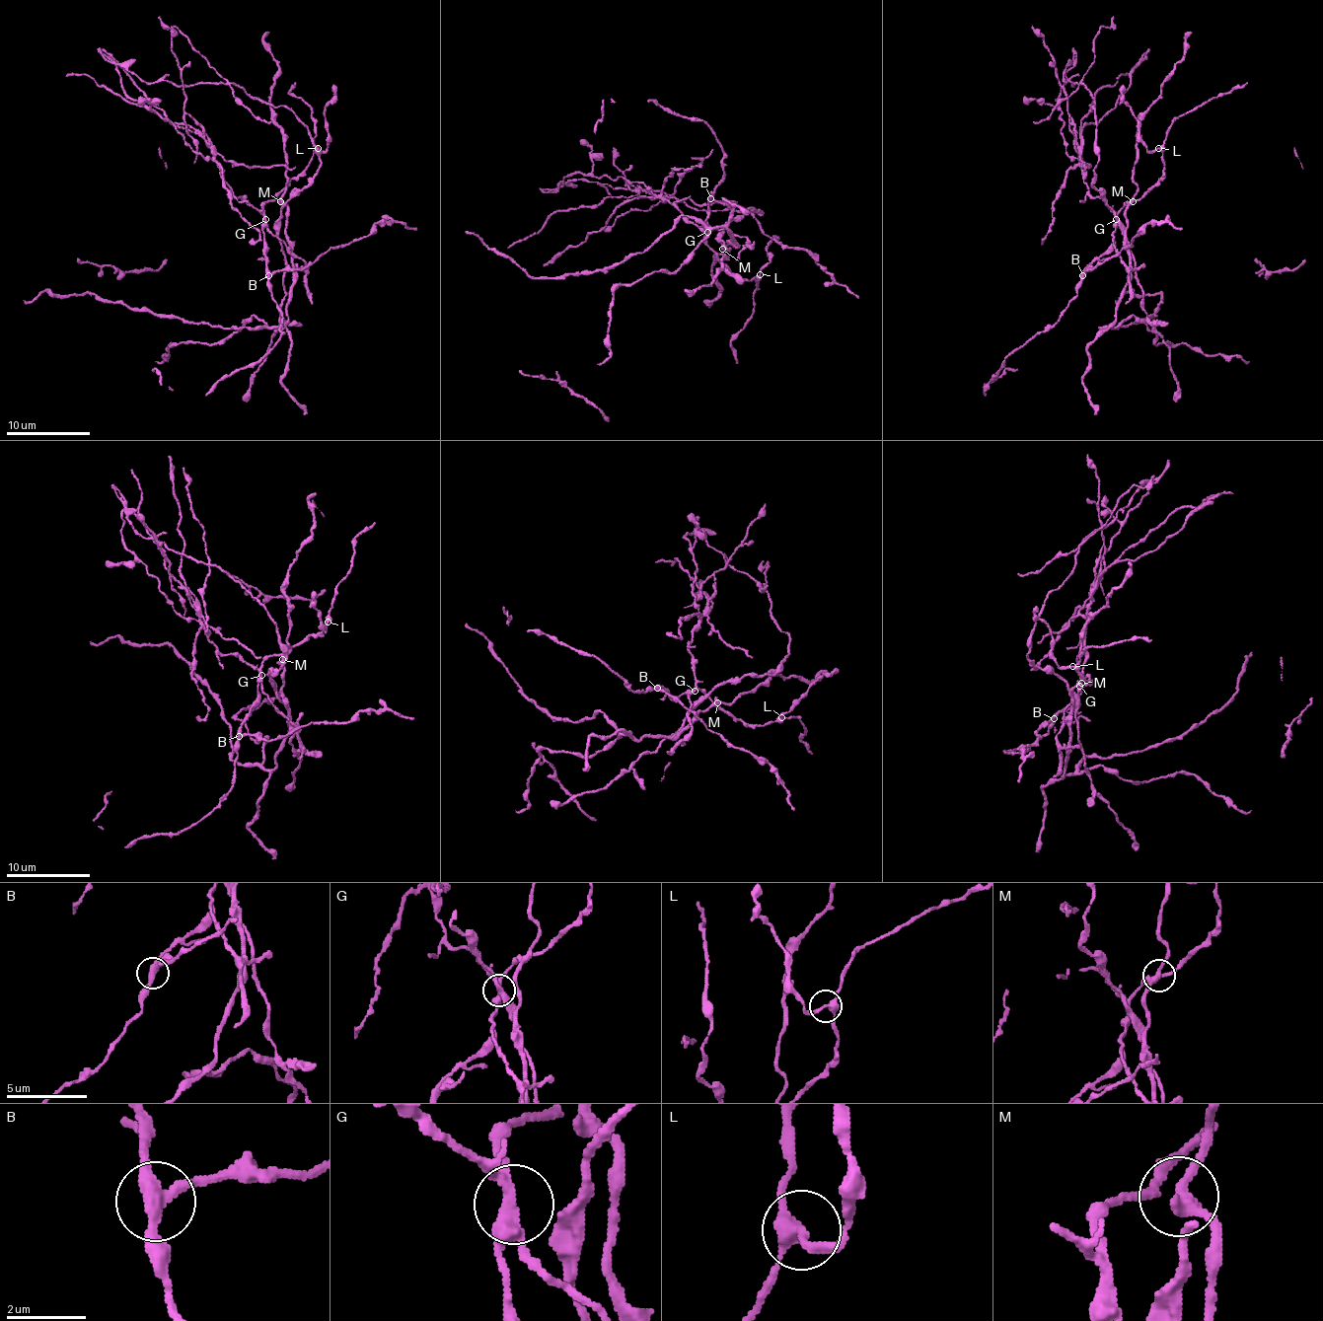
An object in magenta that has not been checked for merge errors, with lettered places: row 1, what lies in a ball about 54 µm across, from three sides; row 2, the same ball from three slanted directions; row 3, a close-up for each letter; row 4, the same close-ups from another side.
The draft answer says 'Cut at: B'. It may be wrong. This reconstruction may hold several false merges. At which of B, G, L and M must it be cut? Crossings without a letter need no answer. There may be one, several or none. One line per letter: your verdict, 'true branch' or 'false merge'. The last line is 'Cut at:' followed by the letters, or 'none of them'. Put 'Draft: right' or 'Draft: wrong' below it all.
B: false merge
G: false merge
L: true branch
M: true branch
Cut at: B, G
Draft: wrong

